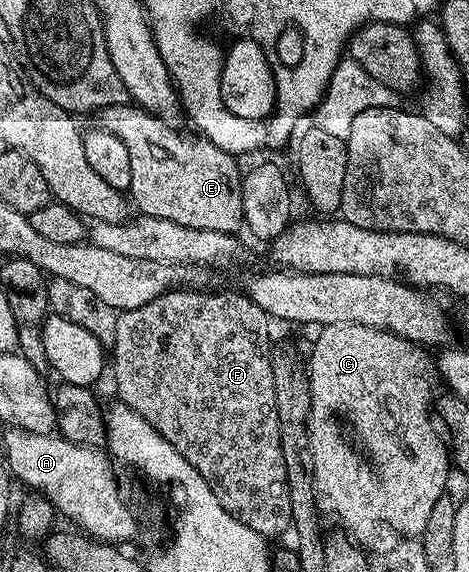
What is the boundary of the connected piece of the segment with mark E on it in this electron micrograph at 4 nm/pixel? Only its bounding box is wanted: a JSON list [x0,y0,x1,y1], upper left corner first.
[101,101,244,235]

